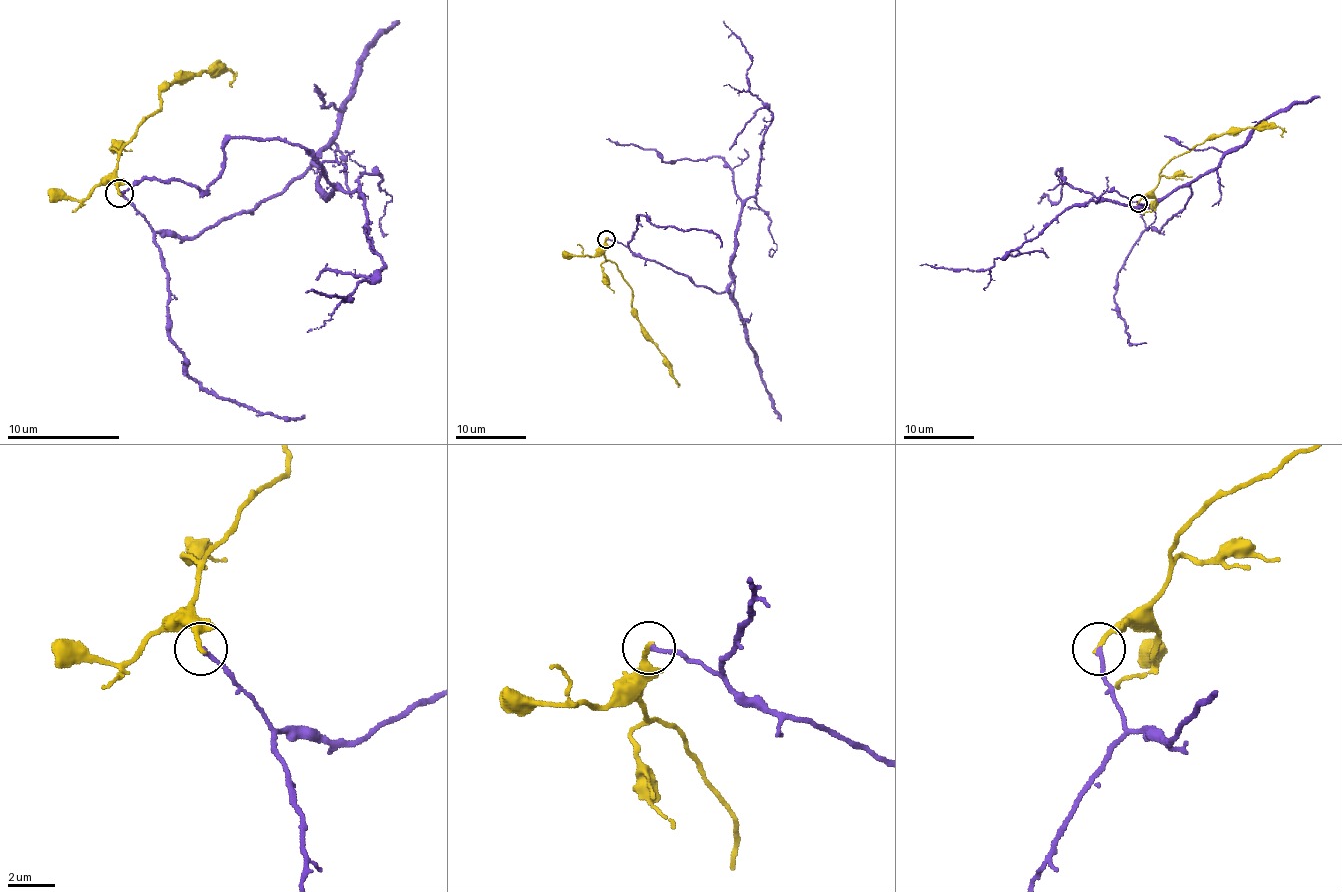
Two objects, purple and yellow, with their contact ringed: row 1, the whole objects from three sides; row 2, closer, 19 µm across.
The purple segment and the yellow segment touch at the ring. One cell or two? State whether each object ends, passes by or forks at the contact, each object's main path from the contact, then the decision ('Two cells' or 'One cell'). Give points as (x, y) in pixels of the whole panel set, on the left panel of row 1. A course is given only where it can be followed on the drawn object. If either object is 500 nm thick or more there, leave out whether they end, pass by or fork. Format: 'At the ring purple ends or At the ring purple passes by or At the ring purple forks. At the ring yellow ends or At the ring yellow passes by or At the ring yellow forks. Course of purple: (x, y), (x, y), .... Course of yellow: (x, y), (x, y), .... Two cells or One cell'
At the ring purple ends. At the ring yellow ends. Course of purple: (121, 194), (155, 230), (197, 236), (310, 165), (327, 196), (358, 188), (384, 267), (344, 301), (305, 293). Course of yellow: (118, 194), (115, 163), (118, 151), (161, 106), (161, 92), (175, 81), (228, 69), (234, 75), (228, 86). Two cells

